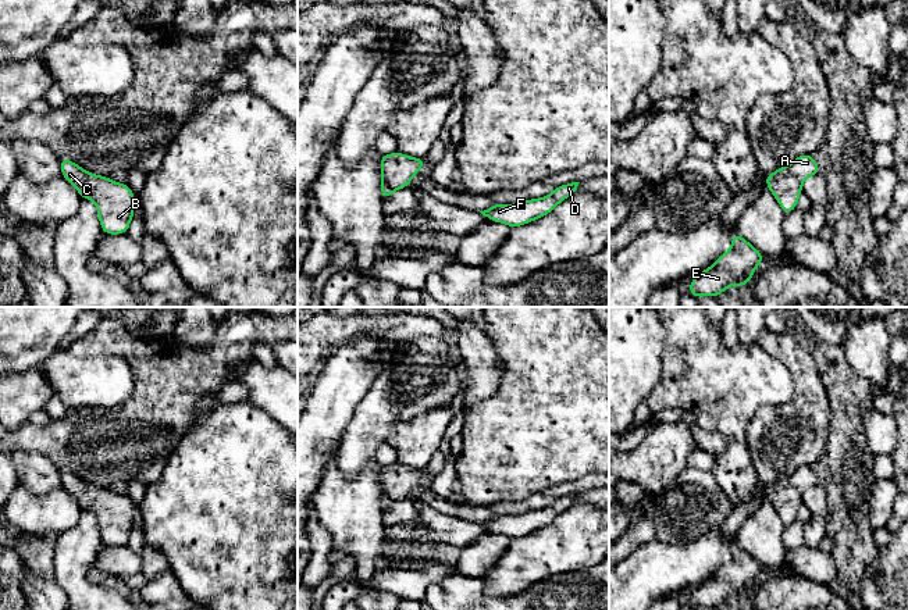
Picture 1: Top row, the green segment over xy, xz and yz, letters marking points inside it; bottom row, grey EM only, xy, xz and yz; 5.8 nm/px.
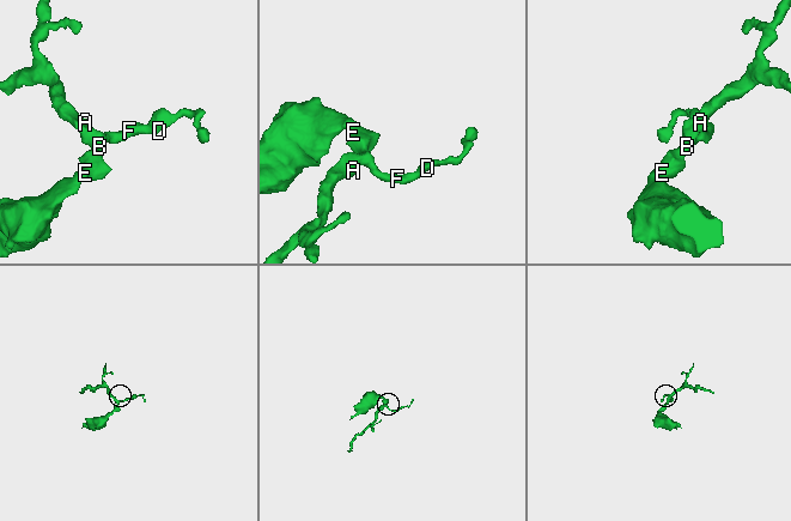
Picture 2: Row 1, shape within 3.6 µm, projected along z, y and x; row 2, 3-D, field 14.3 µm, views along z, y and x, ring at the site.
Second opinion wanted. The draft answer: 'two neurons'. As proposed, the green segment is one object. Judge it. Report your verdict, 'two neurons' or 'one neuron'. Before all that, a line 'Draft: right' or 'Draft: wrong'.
Draft: wrong
one neuron

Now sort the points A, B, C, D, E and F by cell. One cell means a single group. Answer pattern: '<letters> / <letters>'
A B C D E F

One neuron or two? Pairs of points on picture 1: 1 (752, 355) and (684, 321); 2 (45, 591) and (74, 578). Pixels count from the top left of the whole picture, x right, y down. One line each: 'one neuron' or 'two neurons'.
1: one neuron
2: two neurons

